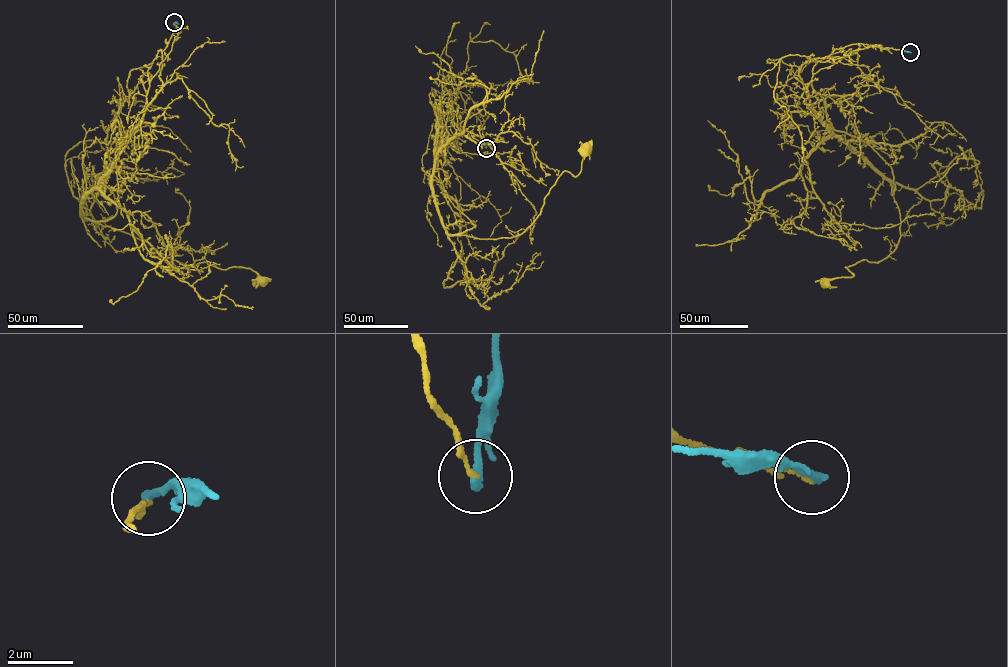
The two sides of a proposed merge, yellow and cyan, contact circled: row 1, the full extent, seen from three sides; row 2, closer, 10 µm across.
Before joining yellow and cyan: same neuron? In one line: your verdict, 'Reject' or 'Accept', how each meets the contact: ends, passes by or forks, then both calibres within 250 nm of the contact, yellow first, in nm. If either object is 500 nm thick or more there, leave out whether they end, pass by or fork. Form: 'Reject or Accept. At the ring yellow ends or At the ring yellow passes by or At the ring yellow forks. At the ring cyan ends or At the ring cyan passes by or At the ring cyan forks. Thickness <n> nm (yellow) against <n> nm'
Reject. At the ring yellow ends. At the ring cyan ends. Thickness 130 nm (yellow) against 280 nm

